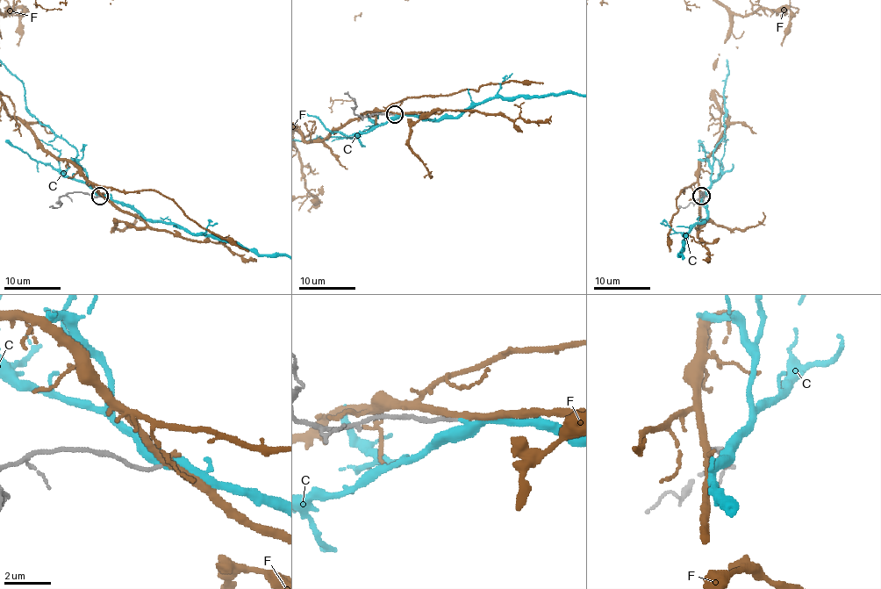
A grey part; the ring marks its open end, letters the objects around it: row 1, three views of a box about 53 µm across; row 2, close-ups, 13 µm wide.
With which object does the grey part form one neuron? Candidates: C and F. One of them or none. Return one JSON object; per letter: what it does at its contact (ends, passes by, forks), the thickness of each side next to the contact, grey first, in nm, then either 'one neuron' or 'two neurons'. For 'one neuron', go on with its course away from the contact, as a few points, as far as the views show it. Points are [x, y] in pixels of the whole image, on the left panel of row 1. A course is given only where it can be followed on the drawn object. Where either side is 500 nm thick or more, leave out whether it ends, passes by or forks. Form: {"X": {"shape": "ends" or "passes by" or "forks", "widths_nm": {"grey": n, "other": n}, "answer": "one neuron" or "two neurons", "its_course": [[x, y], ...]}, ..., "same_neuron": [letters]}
{"C": {"shape": "passes by", "widths_nm": {"grey": 150, "other": 360}, "answer": "one neuron"}, "F": {"shape": "passes by", "widths_nm": {"grey": 150, "other": 320}, "answer": "two neurons"}, "same_neuron": ["C"]}

